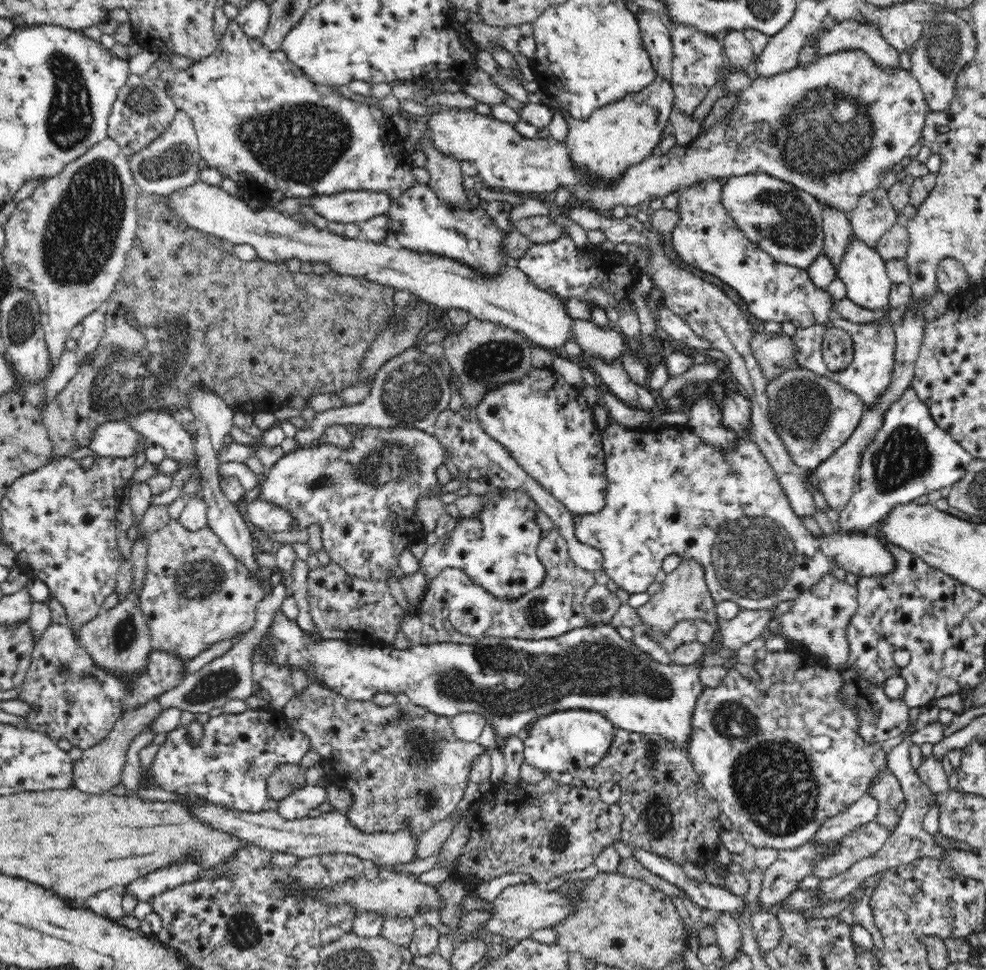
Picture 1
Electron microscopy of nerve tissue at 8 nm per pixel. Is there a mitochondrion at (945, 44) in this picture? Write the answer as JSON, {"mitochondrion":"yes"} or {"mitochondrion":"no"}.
{"mitochondrion":"yes"}

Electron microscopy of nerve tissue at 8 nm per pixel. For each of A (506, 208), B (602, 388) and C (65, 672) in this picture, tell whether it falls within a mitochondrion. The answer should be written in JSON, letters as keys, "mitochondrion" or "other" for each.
{"A":"other","B":"other","C":"mitochondrion"}

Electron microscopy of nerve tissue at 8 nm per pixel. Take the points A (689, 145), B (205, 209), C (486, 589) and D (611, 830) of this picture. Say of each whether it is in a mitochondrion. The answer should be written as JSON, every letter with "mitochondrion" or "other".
{"A":"other","B":"other","C":"other","D":"other"}

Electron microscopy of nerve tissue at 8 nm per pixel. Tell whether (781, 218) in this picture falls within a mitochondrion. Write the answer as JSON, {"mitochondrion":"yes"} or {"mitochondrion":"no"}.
{"mitochondrion":"yes"}

